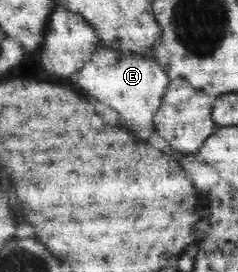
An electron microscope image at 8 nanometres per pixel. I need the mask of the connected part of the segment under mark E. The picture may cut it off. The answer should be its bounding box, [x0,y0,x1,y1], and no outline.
[72,46,168,140]

